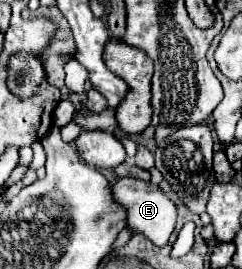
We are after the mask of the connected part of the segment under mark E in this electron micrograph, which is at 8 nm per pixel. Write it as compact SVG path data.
M125 177L119 179L113 185L113 195L117 203L127 207L127 225L133 229L133 233L143 233L147 235L155 245L165 245L175 229L175 219L177 219L177 205L153 183L145 183L135 177Z

